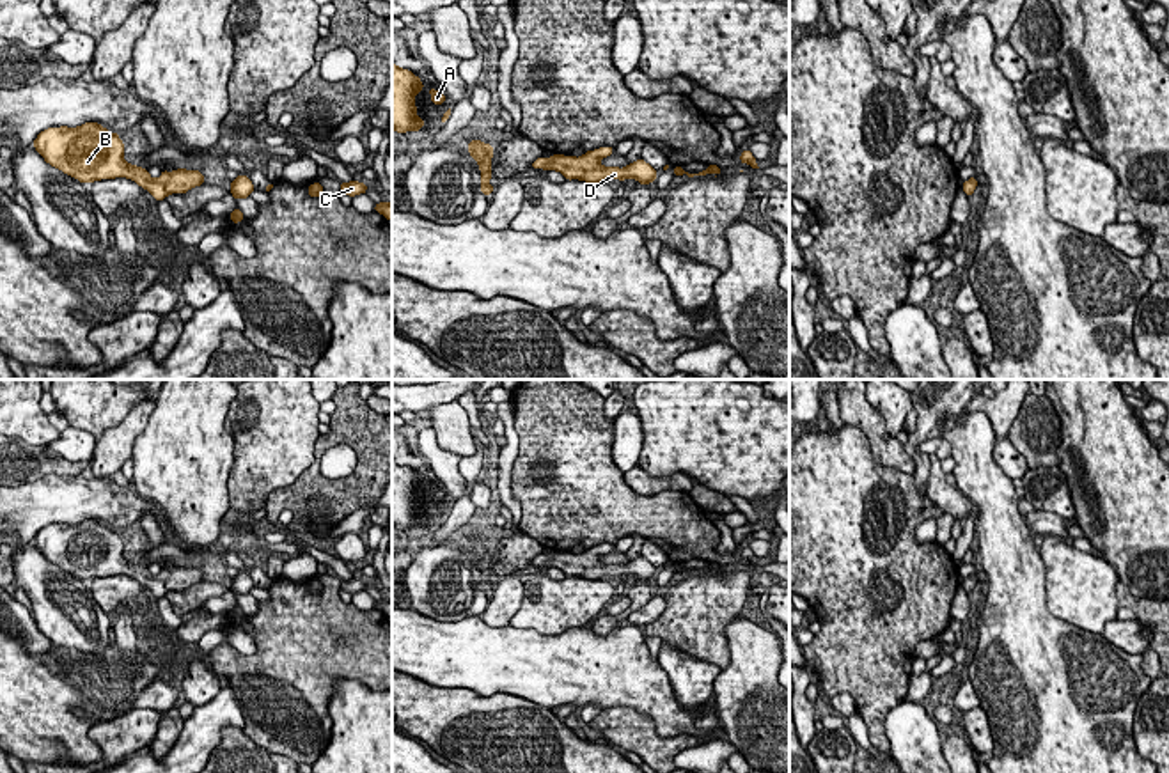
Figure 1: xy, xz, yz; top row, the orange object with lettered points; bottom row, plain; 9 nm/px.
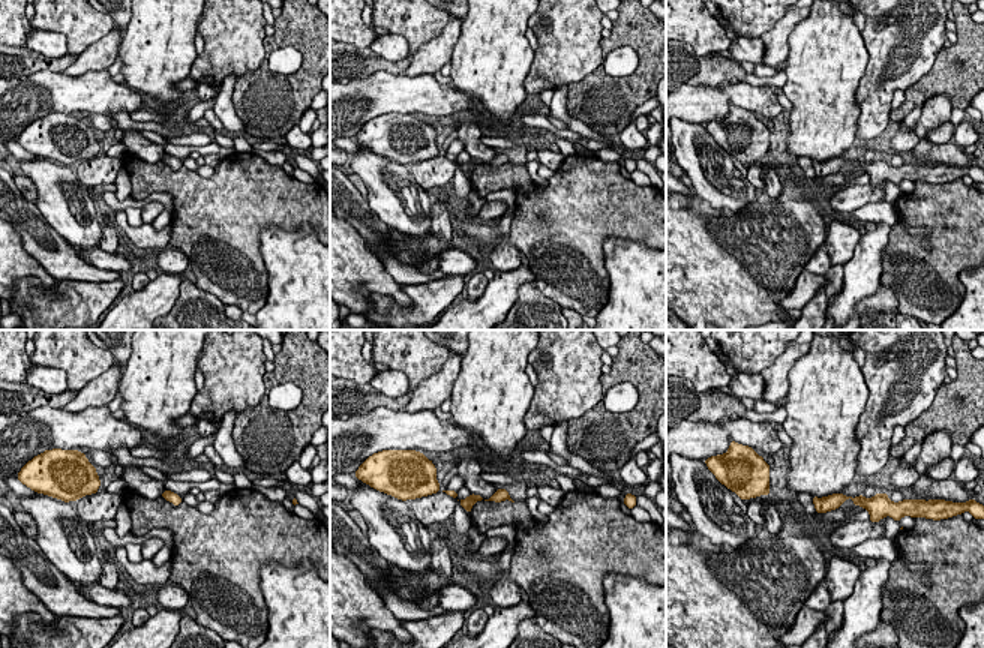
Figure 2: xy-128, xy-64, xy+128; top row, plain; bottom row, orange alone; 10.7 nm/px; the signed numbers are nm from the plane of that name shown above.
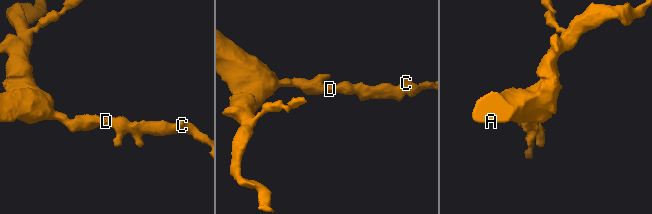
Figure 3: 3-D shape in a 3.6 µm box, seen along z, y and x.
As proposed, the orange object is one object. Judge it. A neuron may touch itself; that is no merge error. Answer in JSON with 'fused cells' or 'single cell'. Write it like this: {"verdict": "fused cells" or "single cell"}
{"verdict": "single cell"}

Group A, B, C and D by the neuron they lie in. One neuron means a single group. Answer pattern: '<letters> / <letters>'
A B C D

